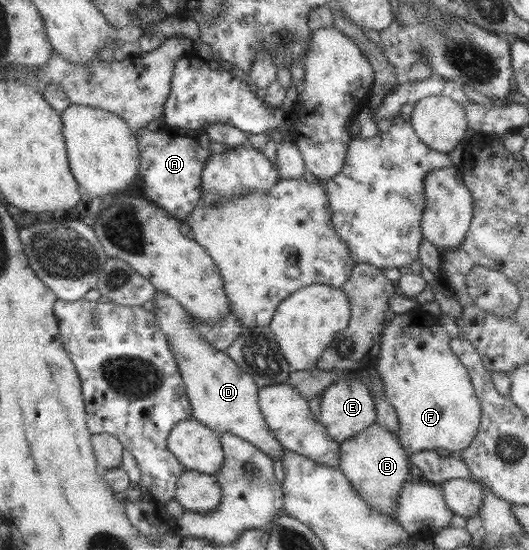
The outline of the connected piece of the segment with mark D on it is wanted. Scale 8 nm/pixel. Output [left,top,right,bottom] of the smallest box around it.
[154,290,287,462]

